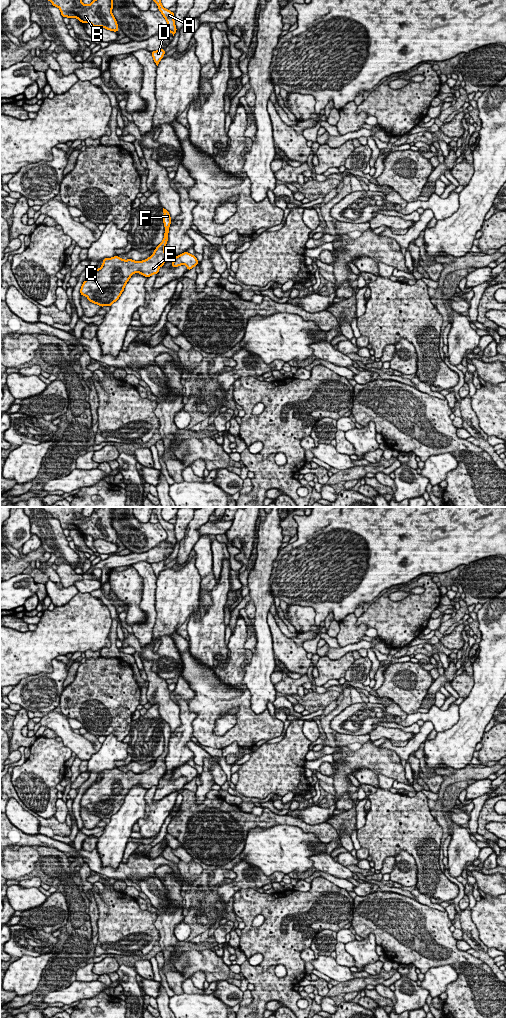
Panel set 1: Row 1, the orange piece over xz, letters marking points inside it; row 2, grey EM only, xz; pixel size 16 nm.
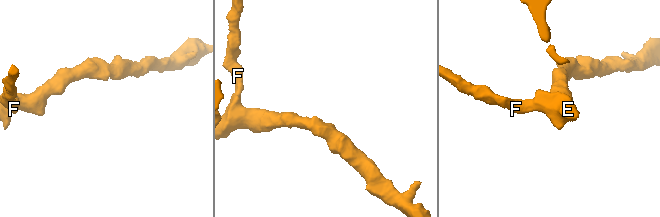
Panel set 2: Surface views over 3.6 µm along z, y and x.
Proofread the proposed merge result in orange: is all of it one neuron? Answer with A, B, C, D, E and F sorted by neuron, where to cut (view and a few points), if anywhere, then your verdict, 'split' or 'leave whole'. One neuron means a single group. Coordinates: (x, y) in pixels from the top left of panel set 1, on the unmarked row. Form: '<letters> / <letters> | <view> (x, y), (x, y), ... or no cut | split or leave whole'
A B C D E F | no cut | leave whole

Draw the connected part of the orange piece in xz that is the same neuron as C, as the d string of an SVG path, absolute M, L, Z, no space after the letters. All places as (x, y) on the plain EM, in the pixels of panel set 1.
M164 720L163 724L164 751L149 770L139 774L132 771L124 772L116 767L112 770L104 770L102 778L95 781L83 794L80 806L101 819L110 819L119 811L134 785L140 785L147 790L158 786L159 780L164 777L167 770L165 758L172 733L169 724Z

